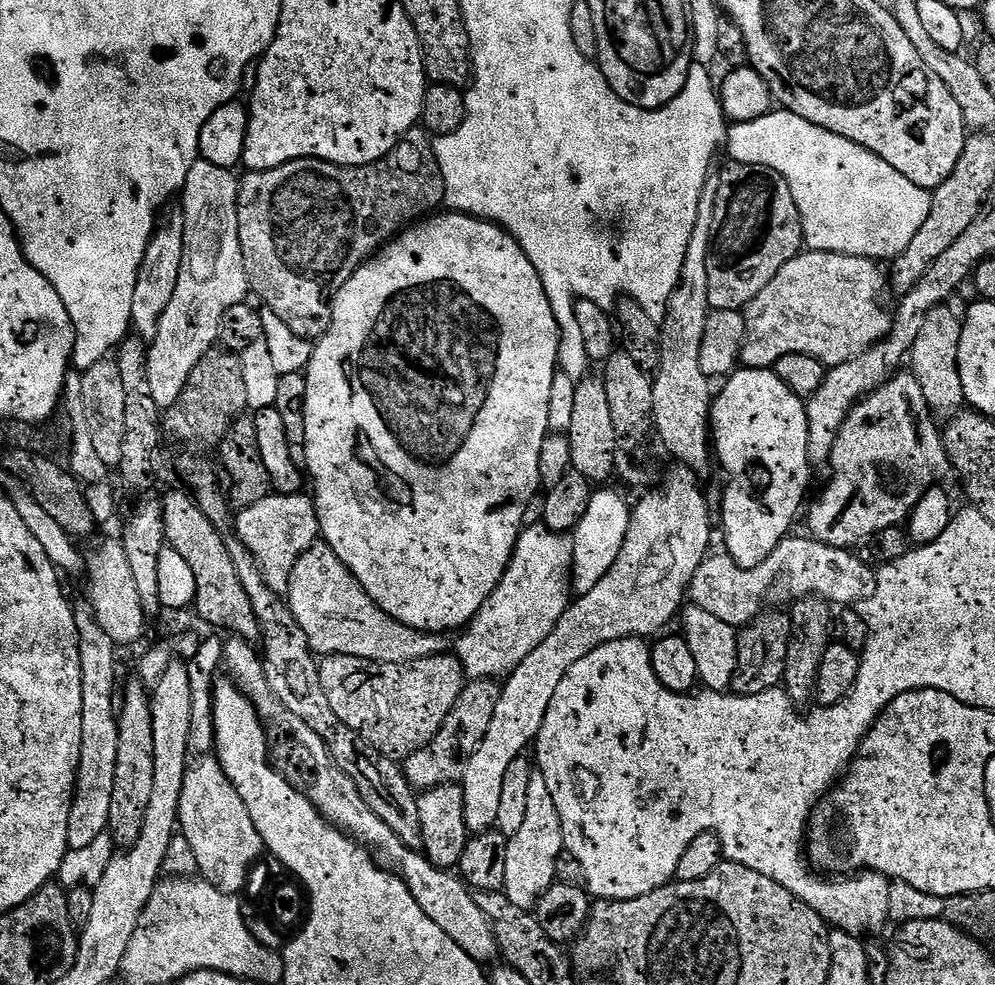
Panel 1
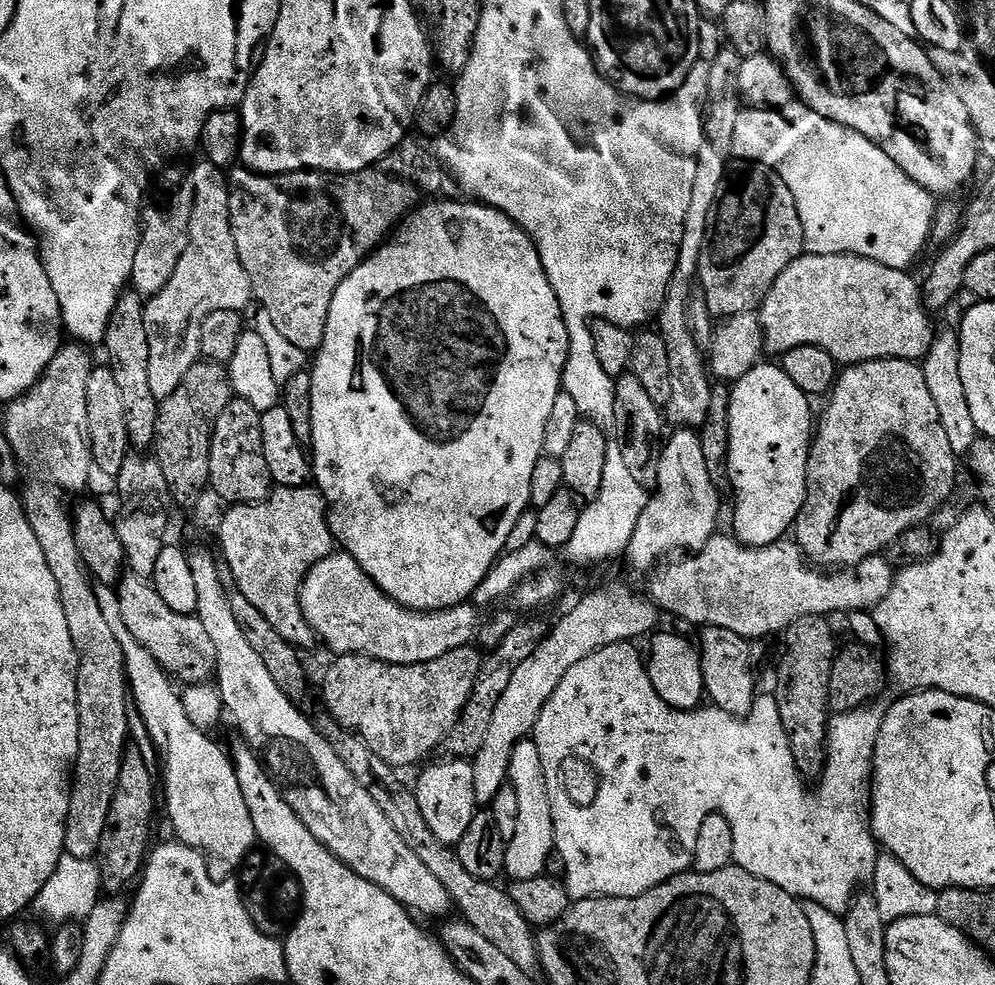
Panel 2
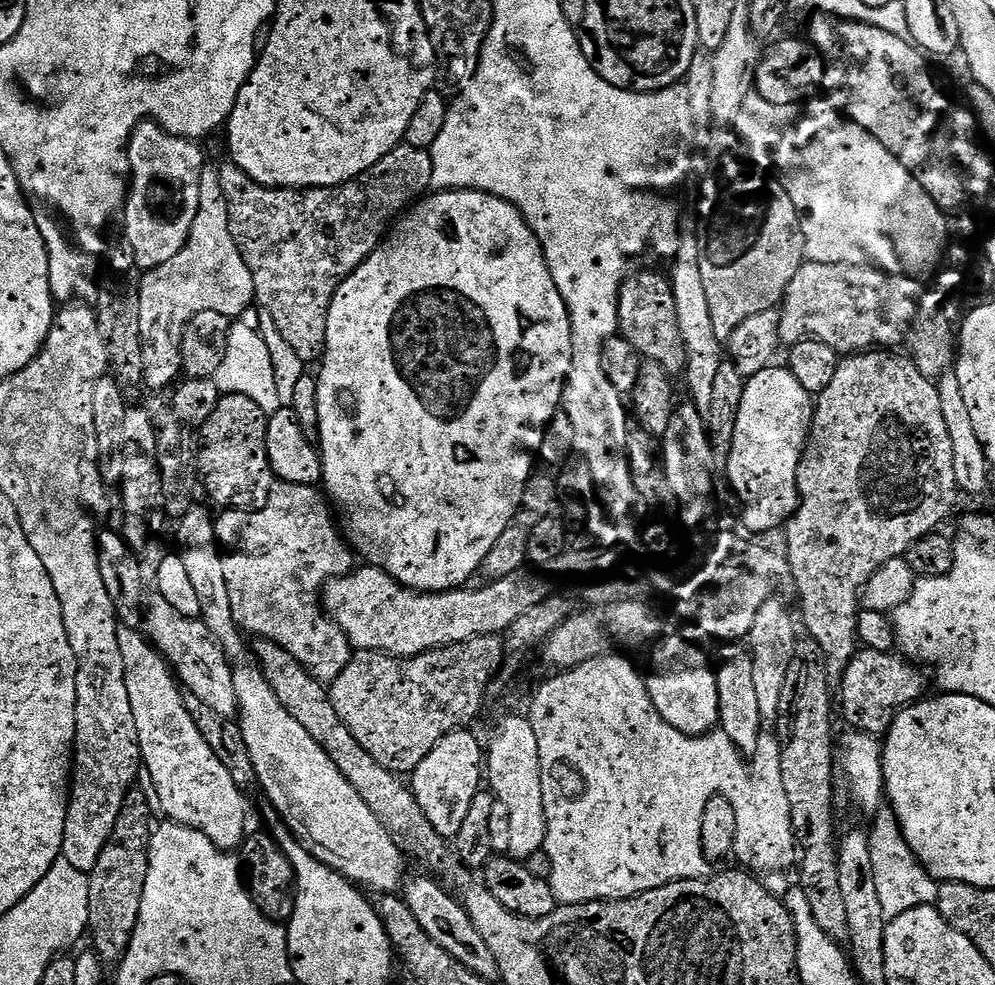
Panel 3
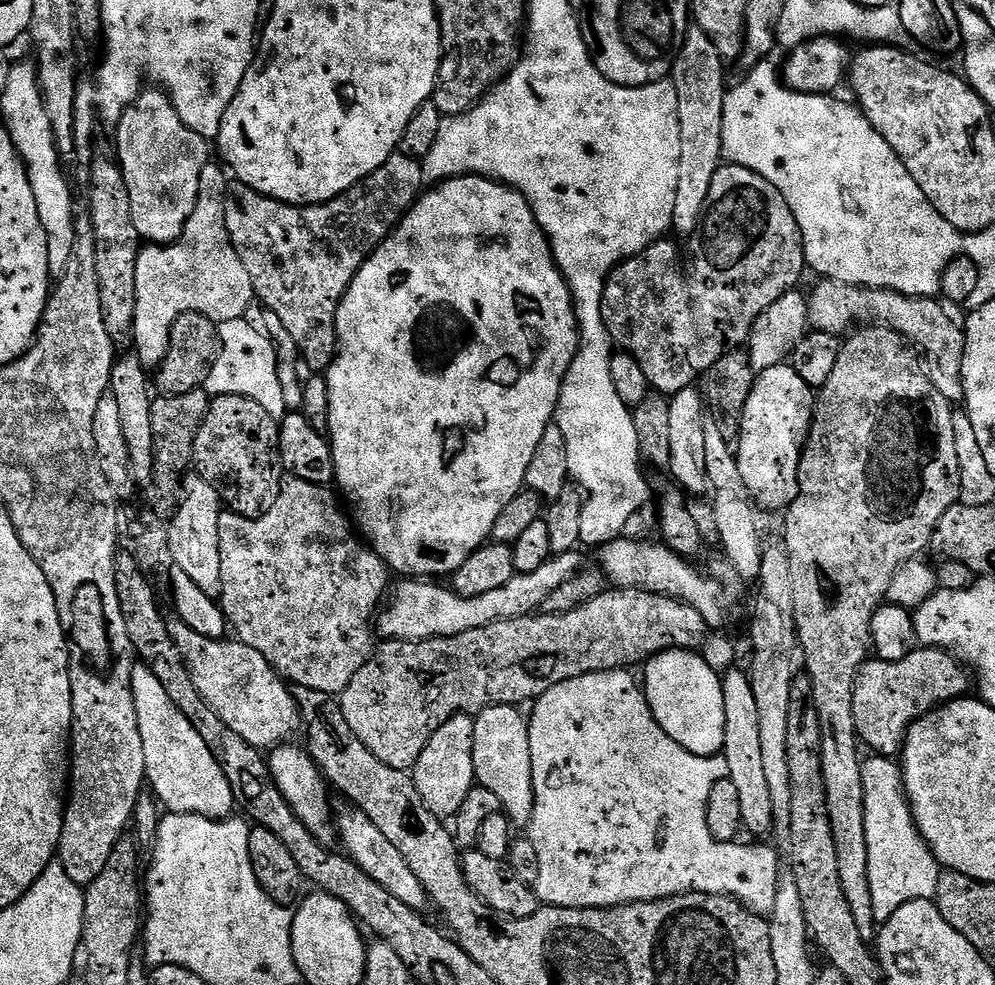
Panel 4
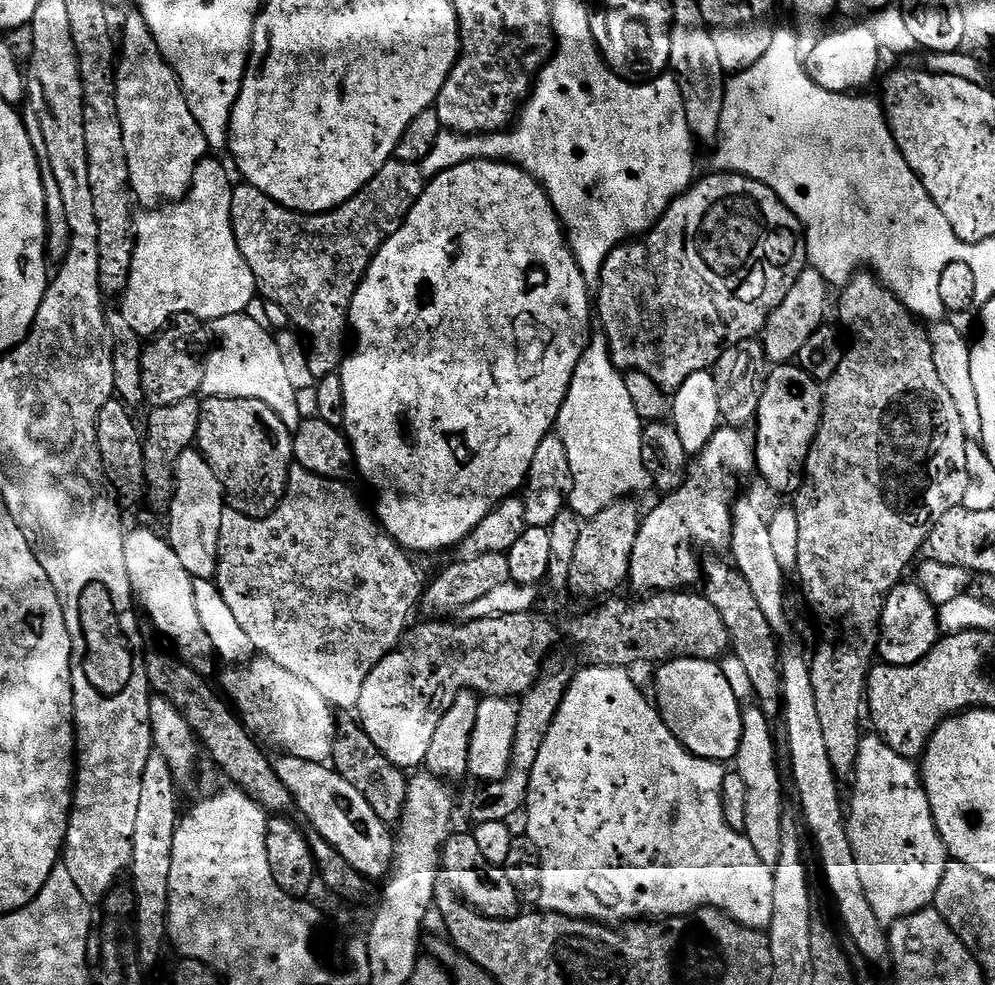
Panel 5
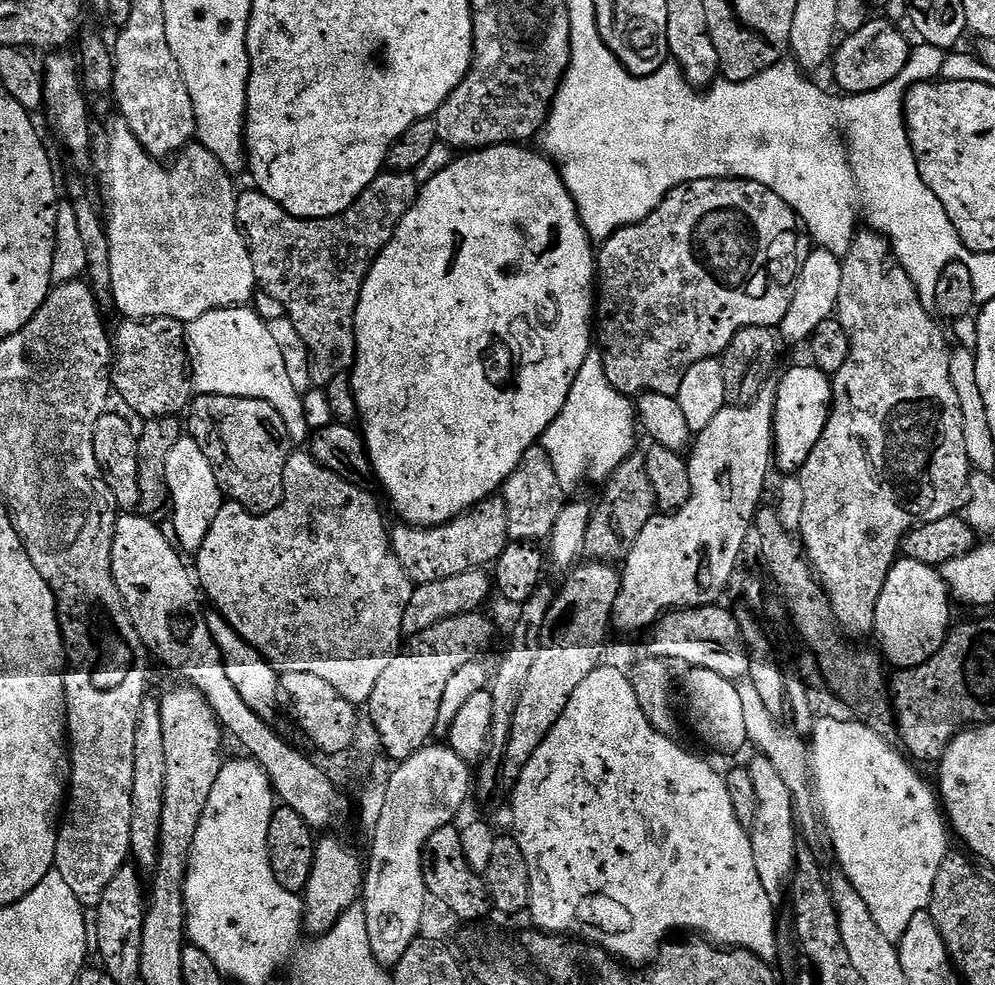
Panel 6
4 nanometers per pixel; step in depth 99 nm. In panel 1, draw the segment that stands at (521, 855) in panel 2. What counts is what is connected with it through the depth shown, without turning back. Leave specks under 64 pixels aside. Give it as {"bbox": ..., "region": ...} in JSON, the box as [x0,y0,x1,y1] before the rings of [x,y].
{"bbox":[504,770,565,910],"region":[[[539,770],[530,774],[530,786],[526,790],[526,819],[518,834],[508,841],[506,850],[506,882],[504,895],[514,902],[514,906],[525,910],[535,909],[536,904],[546,894],[548,887],[557,883],[556,863],[558,854],[565,851],[562,834],[562,818],[558,818],[558,806],[546,786],[546,778]]]}

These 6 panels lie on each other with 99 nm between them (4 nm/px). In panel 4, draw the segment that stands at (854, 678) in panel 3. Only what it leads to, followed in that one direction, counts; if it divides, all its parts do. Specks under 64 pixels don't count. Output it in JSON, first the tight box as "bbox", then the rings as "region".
{"bbox":[854,646,970,758],"region":[[[931,646],[917,647],[909,656],[901,660],[882,660],[869,658],[860,668],[854,682],[854,726],[856,735],[865,749],[873,748],[877,757],[896,758],[901,755],[908,727],[920,717],[932,712],[949,700],[959,700],[965,695],[969,684],[970,672],[951,652]]]}

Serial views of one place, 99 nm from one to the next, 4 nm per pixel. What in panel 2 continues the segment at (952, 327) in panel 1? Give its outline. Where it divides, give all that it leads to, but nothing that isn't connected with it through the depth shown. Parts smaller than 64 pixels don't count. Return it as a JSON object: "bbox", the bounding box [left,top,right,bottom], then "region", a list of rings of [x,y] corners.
{"bbox":[922,331,978,458],"region":[[[937,331],[930,350],[924,355],[922,367],[926,378],[926,390],[930,390],[930,398],[934,398],[934,407],[938,410],[938,418],[946,430],[946,439],[950,441],[950,450],[954,450],[957,458],[967,457],[975,446],[978,433],[974,426],[974,414],[970,414],[970,402],[966,402],[966,386],[960,365],[962,340],[952,332]]]}

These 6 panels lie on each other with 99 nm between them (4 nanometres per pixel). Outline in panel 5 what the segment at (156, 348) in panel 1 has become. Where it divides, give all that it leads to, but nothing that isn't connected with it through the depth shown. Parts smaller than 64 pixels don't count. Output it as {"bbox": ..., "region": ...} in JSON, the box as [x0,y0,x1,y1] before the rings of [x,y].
{"bbox":[119,158,257,338],"region":[[[213,158],[197,164],[188,193],[175,204],[144,210],[135,217],[136,245],[130,266],[128,285],[119,297],[120,316],[129,333],[152,338],[173,323],[172,316],[197,316],[215,322],[227,316],[239,316],[249,311],[252,299],[257,299],[256,279],[238,250],[232,229],[232,189],[234,180]]]}

